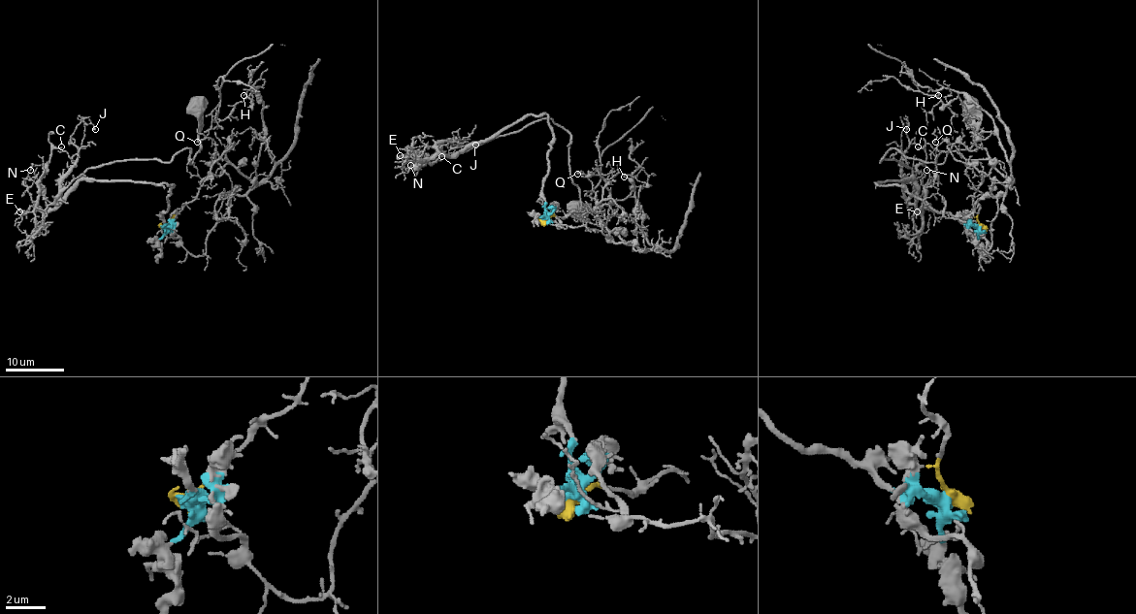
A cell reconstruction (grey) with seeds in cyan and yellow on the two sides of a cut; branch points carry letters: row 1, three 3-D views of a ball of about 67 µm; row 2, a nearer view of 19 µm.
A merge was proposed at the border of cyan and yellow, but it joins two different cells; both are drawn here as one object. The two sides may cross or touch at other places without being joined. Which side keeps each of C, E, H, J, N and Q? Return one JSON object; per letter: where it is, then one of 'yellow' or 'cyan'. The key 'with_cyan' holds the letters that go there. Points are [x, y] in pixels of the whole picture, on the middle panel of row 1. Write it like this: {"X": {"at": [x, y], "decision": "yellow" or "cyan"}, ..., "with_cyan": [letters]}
{"C": {"at": [441, 156], "decision": "cyan"}, "E": {"at": [400, 155], "decision": "cyan"}, "H": {"at": [624, 177], "decision": "yellow"}, "J": {"at": [475, 145], "decision": "cyan"}, "N": {"at": [410, 165], "decision": "cyan"}, "Q": {"at": [577, 174], "decision": "yellow"}, "with_cyan": ["C", "E", "J", "N"]}

